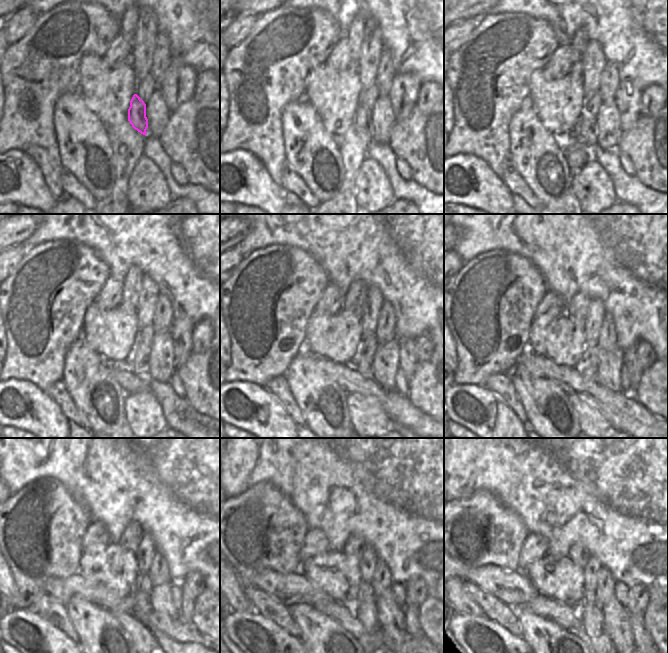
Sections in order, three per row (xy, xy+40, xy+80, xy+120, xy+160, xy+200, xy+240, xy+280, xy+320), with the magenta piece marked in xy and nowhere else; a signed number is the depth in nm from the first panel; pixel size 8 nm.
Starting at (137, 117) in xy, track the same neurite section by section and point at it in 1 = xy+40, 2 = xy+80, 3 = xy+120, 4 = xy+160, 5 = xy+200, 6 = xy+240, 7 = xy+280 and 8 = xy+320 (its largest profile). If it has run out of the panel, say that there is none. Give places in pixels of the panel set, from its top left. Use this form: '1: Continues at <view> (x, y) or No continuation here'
1: Continues at xy+40 (362, 121)
2: Continues at xy+80 (585, 133)
3: Continues at xy+120 (139, 364)
4: Continues at xy+160 (364, 367)
5: Continues at xy+200 (589, 372)
6: Continues at xy+240 (141, 607)
7: Continues at xy+280 (366, 611)
8: Continues at xy+320 (592, 616).

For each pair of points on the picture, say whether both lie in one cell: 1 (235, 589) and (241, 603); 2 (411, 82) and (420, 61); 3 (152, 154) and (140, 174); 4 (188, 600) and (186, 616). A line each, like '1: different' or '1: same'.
1: same
2: different
3: different
4: same

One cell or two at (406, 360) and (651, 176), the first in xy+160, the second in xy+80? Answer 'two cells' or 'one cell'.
two cells

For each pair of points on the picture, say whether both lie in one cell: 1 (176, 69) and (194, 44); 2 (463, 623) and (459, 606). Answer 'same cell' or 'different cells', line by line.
1: different cells
2: different cells

